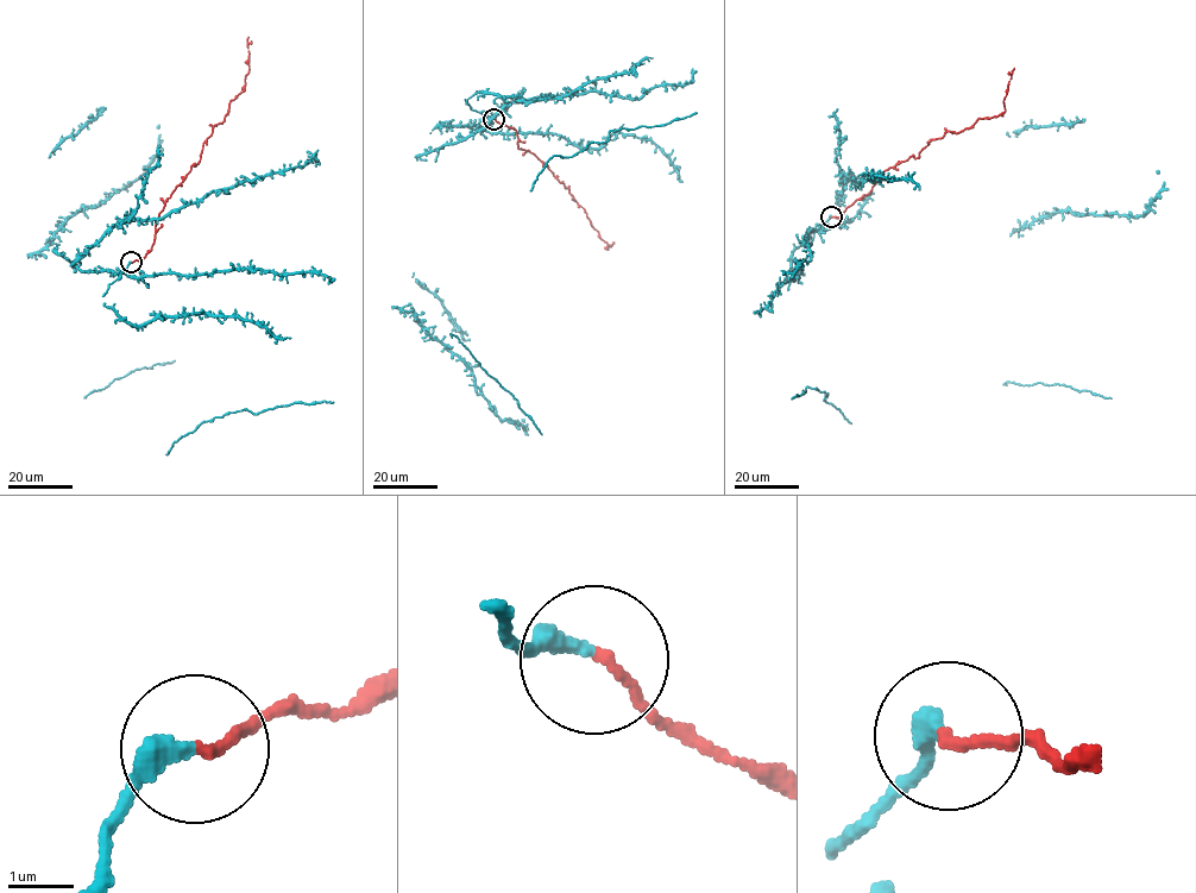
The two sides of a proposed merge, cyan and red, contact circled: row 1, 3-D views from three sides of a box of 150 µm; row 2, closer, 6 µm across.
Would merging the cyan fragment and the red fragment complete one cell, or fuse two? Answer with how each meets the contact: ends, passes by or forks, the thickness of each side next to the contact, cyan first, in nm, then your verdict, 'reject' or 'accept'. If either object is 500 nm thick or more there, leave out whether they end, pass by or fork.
cyan ends | red ends | 320/160 nm | accept

